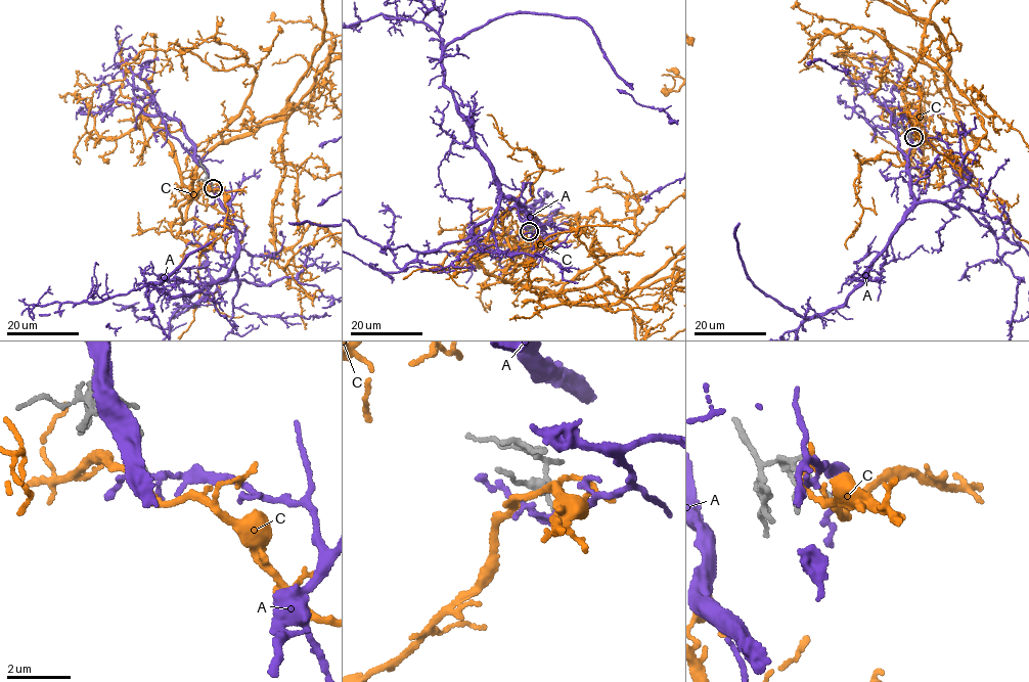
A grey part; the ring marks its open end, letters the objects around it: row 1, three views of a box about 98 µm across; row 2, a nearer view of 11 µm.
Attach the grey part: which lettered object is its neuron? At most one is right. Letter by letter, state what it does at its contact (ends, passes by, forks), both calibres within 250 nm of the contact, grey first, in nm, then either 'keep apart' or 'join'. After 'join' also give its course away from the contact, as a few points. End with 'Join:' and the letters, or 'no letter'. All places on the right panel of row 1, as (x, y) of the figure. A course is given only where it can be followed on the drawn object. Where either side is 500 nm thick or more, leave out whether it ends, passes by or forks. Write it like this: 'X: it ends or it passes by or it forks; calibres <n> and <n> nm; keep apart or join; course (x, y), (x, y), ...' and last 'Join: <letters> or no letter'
A: it passes by; calibres 140 and 170 nm; keep apart
C: it passes by; calibres 140 and 200 nm; join
Join: C

